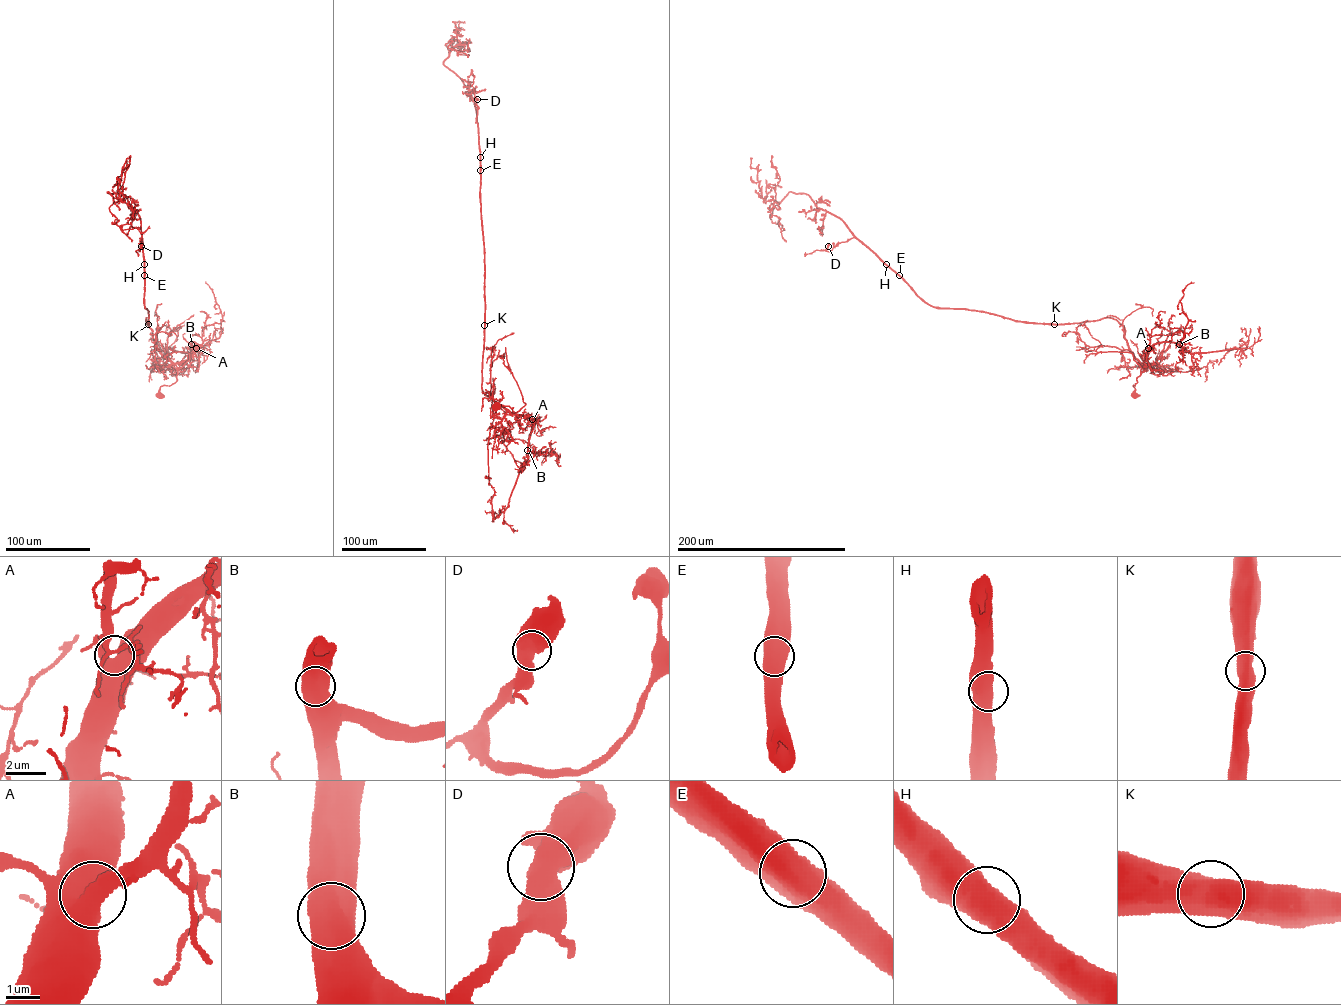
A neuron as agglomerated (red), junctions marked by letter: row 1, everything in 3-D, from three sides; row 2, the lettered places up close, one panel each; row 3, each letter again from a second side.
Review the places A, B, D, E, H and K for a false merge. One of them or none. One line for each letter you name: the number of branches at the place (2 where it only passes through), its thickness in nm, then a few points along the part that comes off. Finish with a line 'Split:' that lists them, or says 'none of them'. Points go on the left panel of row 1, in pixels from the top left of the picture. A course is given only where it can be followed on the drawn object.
Split: none of them

